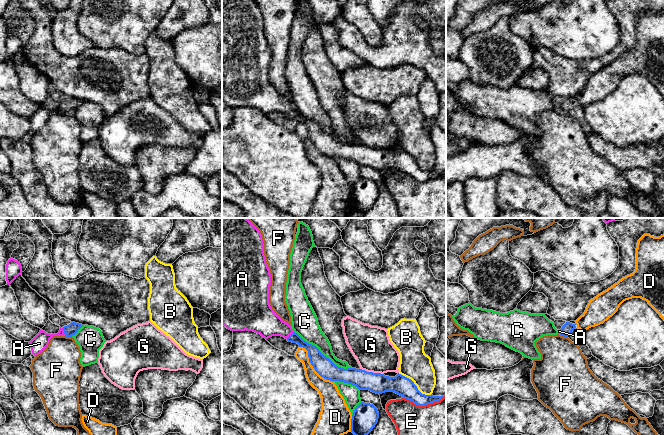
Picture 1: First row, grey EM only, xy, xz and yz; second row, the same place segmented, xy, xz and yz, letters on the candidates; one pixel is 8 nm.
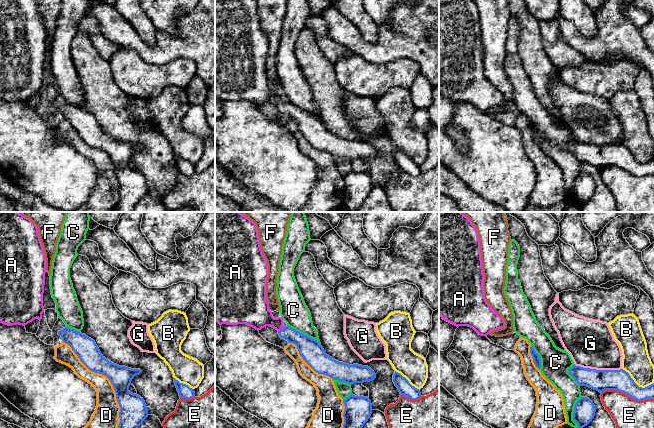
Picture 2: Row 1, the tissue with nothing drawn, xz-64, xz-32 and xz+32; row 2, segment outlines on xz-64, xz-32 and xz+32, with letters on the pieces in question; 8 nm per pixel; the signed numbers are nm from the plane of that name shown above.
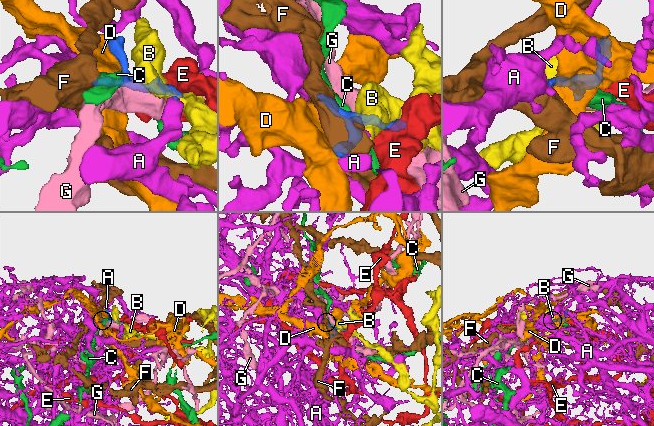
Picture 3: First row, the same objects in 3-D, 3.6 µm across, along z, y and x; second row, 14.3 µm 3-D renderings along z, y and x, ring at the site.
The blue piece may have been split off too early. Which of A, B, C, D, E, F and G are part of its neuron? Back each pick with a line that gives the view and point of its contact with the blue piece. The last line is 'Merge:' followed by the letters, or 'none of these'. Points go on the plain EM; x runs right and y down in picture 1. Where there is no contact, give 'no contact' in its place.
A: xy (64, 108)
Merge: A

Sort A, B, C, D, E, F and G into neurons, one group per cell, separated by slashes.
A / B / C / D / E / F / G

